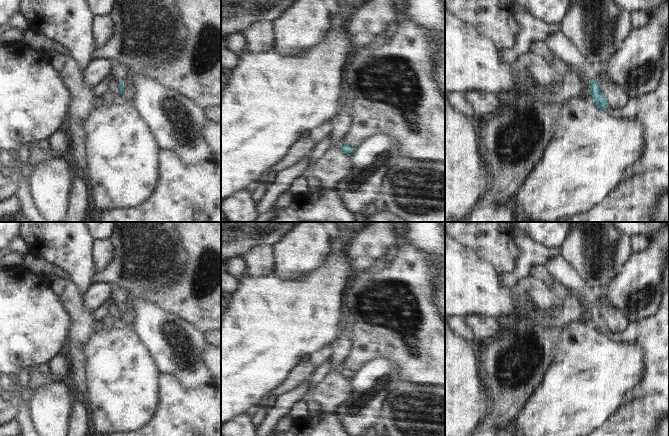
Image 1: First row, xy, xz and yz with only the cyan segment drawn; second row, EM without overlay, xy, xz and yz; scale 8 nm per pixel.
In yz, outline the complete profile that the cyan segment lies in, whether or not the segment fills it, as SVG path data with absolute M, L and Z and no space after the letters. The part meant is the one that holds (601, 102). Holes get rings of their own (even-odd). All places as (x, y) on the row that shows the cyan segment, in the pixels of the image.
M560 30L548 36L546 40L548 48L552 54L563 60L569 66L577 66L584 76L591 81L591 95L595 100L594 106L601 110L609 107L609 103L600 90L596 81L599 70L594 63L588 62L577 50L577 48L567 39Z

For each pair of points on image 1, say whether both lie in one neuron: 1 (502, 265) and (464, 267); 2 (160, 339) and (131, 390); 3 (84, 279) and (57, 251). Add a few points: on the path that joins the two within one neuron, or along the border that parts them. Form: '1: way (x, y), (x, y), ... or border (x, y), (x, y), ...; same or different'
1: border (473, 251), (487, 261), (499, 274); different
2: border (137, 335), (160, 374); different
3: way (78, 272), (64, 258); same

